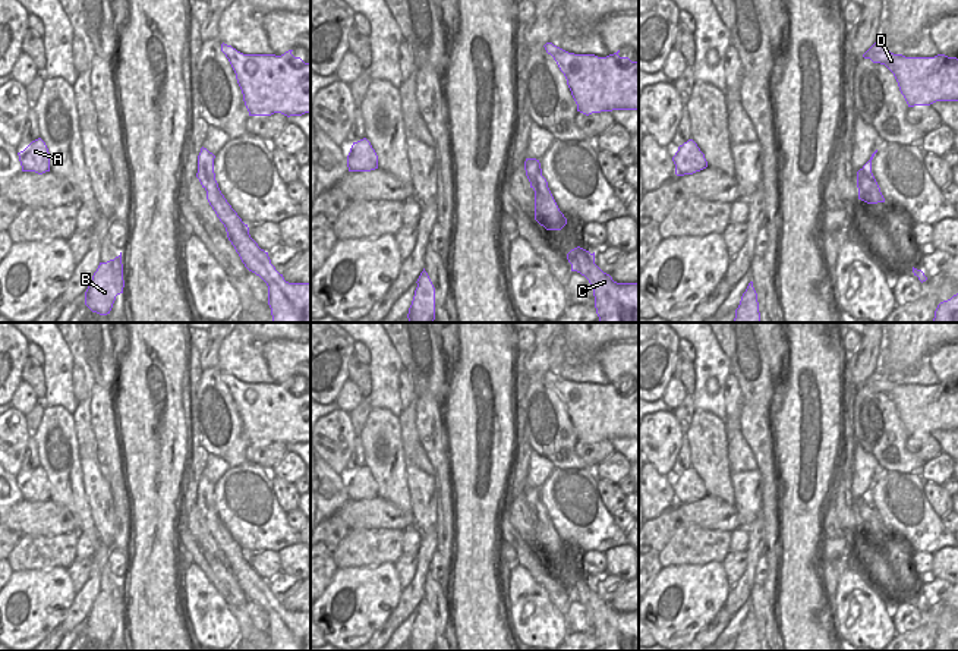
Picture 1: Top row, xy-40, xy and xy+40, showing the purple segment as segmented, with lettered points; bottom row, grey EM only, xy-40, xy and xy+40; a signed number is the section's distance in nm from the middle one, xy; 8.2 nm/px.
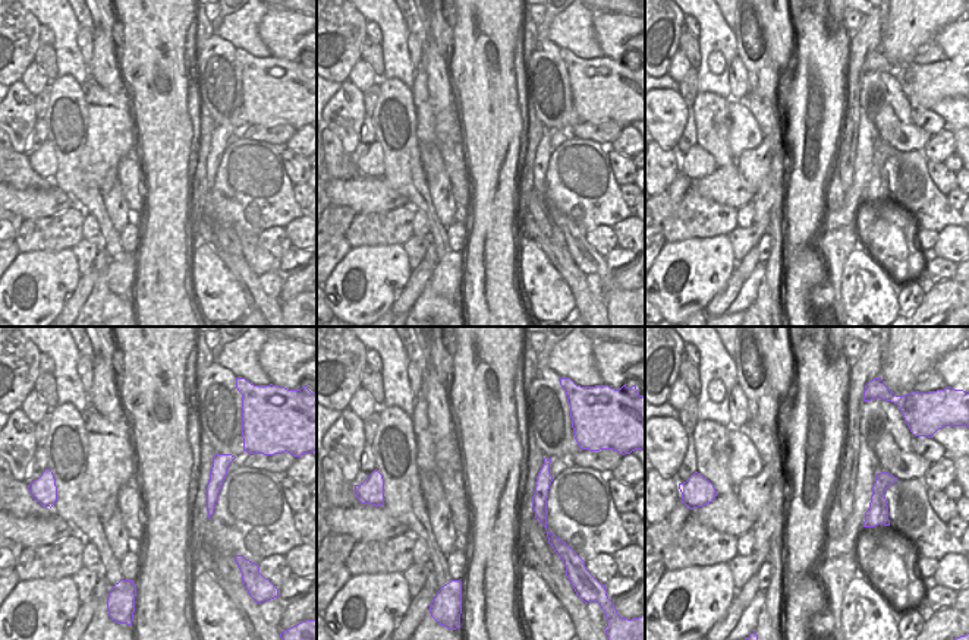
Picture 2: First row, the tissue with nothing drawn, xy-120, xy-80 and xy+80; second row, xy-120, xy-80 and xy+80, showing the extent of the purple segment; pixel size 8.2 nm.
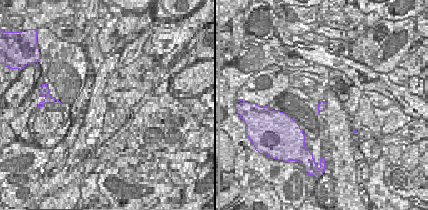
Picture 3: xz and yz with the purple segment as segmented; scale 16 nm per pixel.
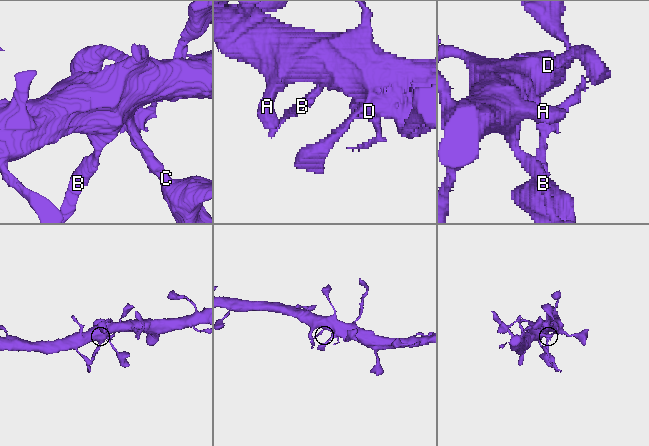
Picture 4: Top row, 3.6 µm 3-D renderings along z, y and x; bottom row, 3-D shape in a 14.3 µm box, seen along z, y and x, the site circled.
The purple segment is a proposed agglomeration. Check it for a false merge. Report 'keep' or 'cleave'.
cleave

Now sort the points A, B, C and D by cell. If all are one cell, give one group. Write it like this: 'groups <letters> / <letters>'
groups A B D / C

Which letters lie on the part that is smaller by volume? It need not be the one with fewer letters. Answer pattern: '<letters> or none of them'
C

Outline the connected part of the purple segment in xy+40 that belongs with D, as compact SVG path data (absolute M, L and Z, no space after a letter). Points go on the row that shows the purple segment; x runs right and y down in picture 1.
M875 43L864 54L873 63L885 65L895 76L908 107L930 106L936 101L958 101L958 59L905 57Z

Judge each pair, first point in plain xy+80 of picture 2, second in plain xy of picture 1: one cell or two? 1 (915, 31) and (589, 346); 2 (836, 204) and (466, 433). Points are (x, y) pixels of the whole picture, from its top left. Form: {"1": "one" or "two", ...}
{"1": "one", "2": "two"}

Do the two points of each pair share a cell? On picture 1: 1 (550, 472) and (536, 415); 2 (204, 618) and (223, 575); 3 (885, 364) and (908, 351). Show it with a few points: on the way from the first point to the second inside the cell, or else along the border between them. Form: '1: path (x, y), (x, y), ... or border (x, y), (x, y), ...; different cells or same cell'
1: border (533, 449), (557, 468), (579, 469); different cells
2: border (194, 563), (221, 596), (235, 619); different cells
3: path (891, 361), (903, 351); same cell

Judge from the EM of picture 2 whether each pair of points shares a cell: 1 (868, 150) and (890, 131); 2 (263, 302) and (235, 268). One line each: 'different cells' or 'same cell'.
1: different cells
2: same cell

